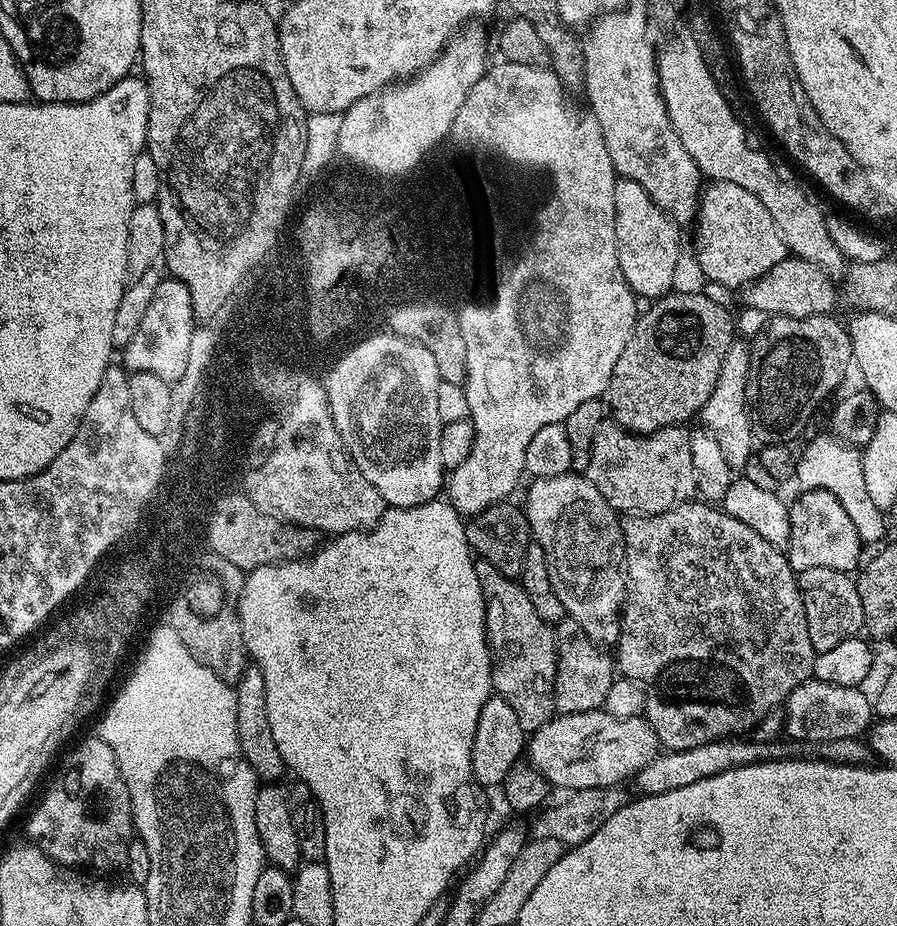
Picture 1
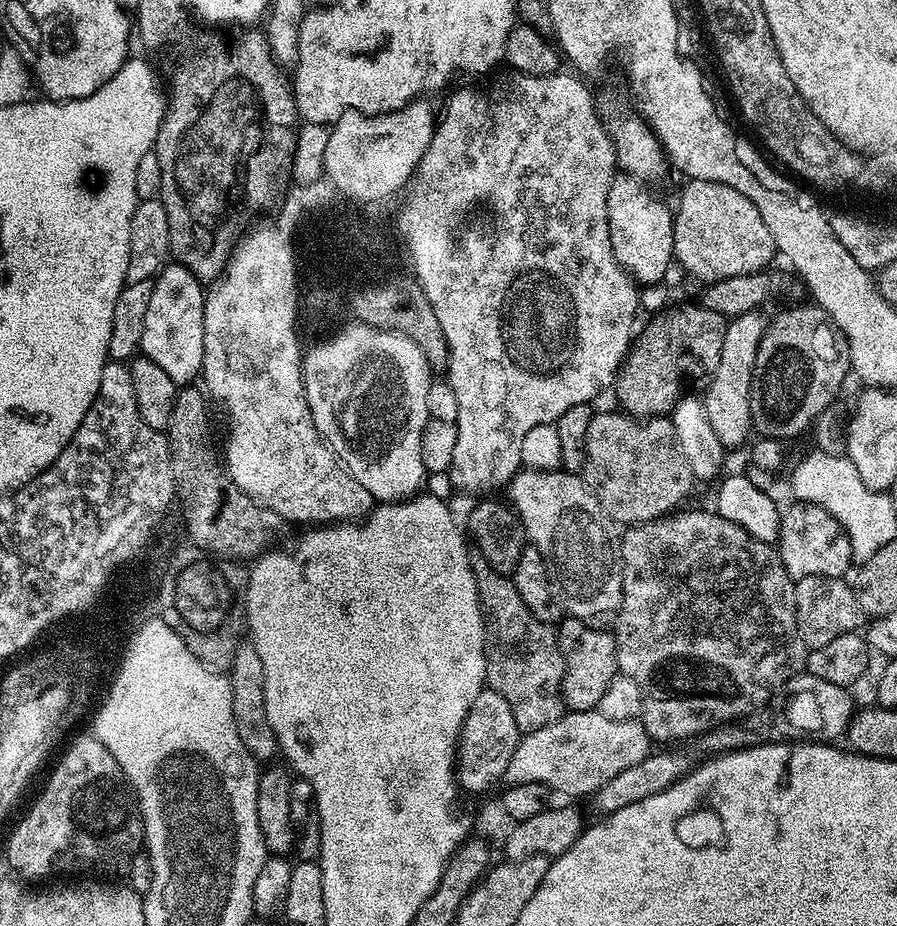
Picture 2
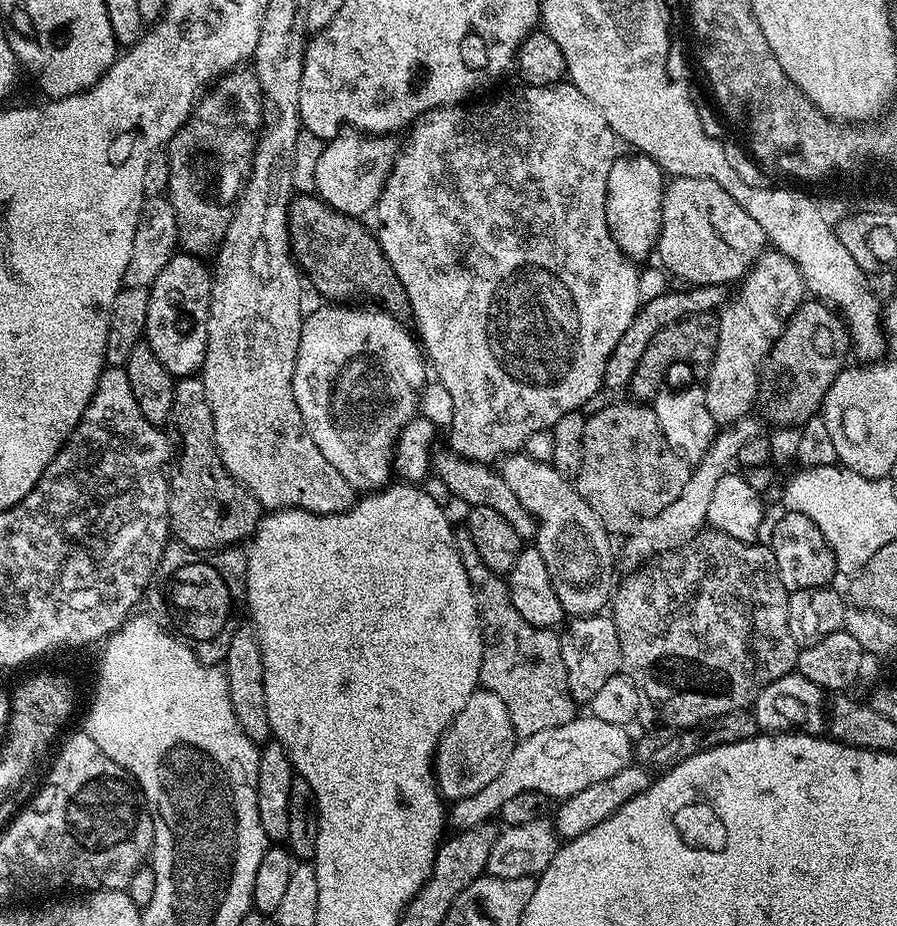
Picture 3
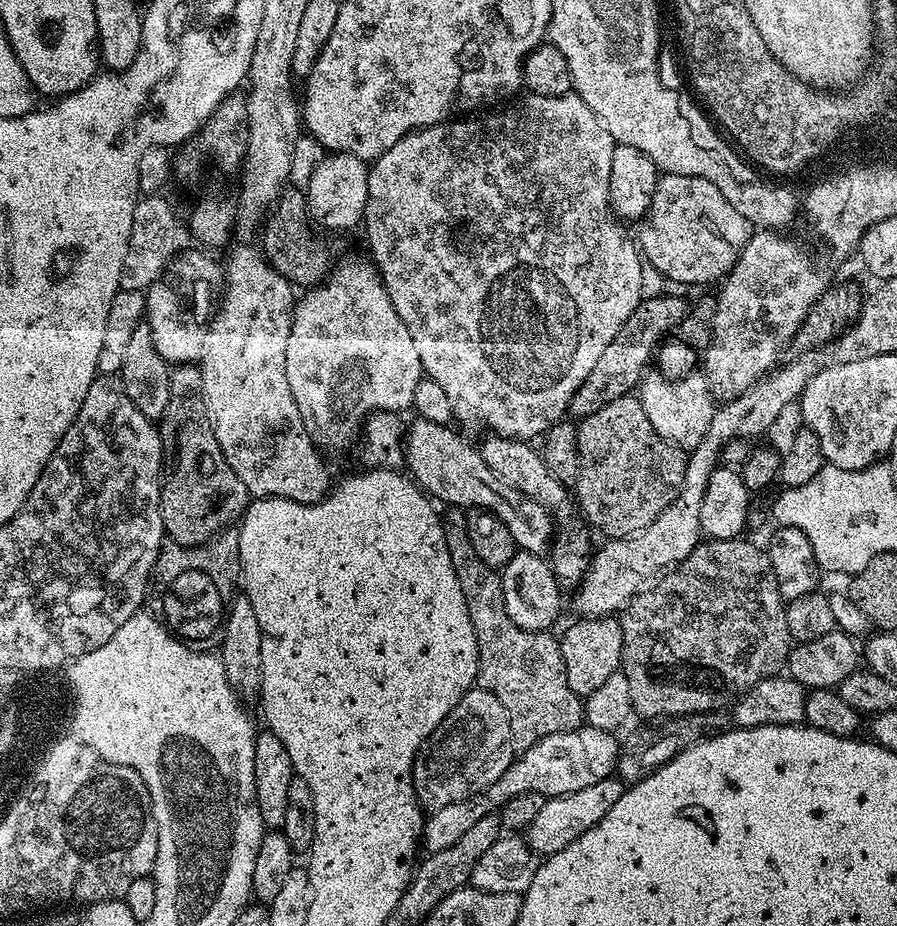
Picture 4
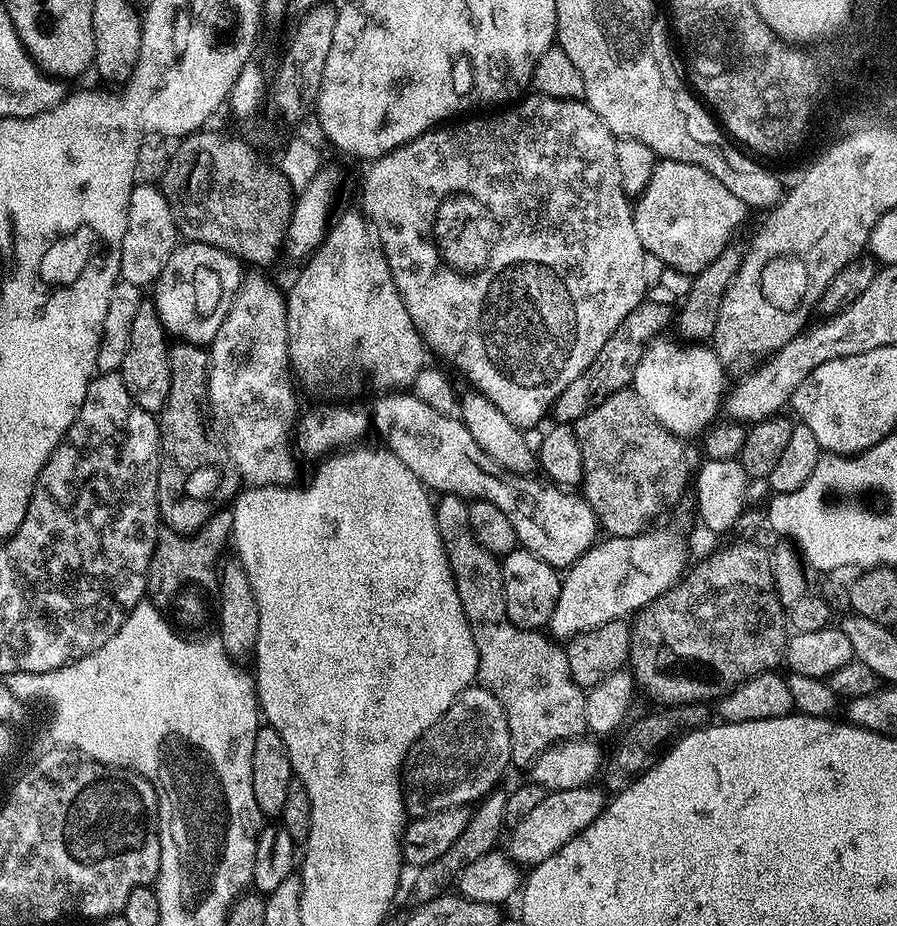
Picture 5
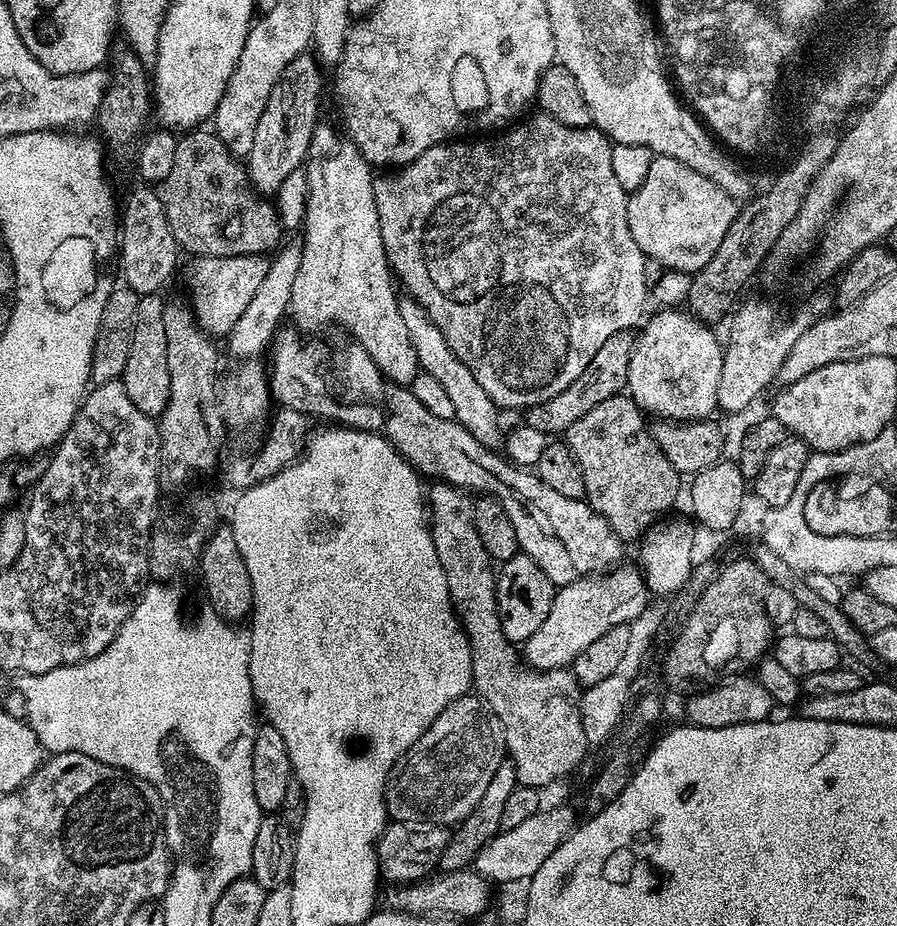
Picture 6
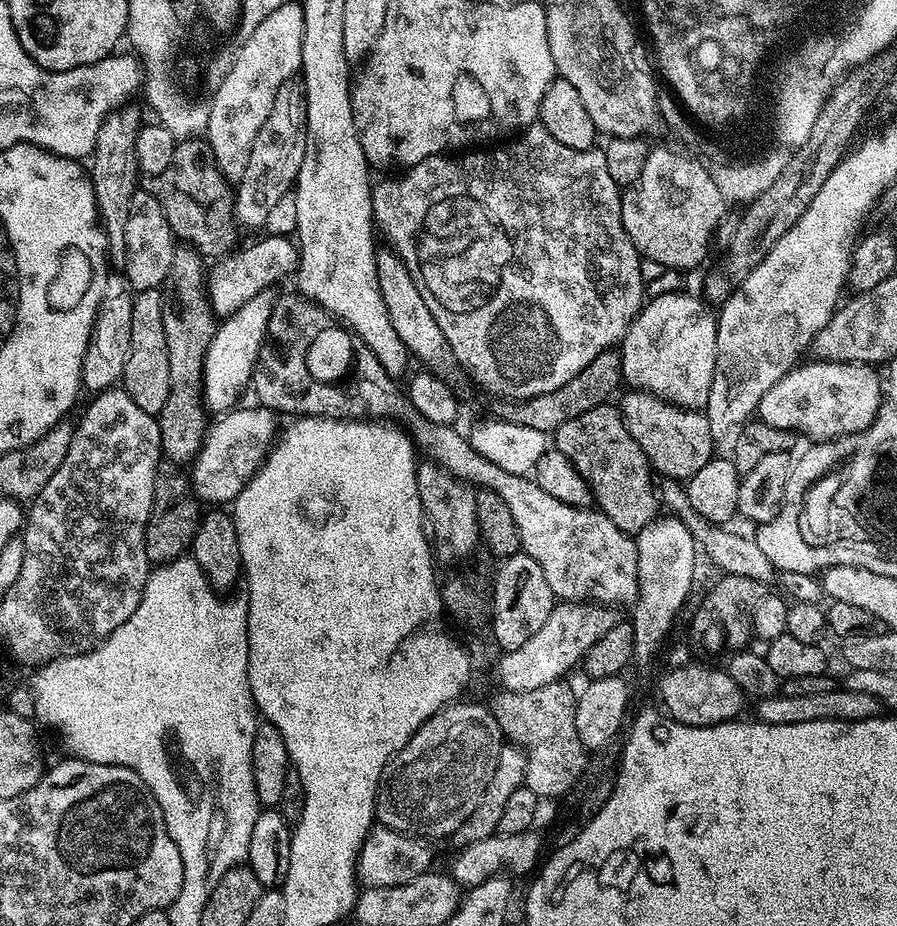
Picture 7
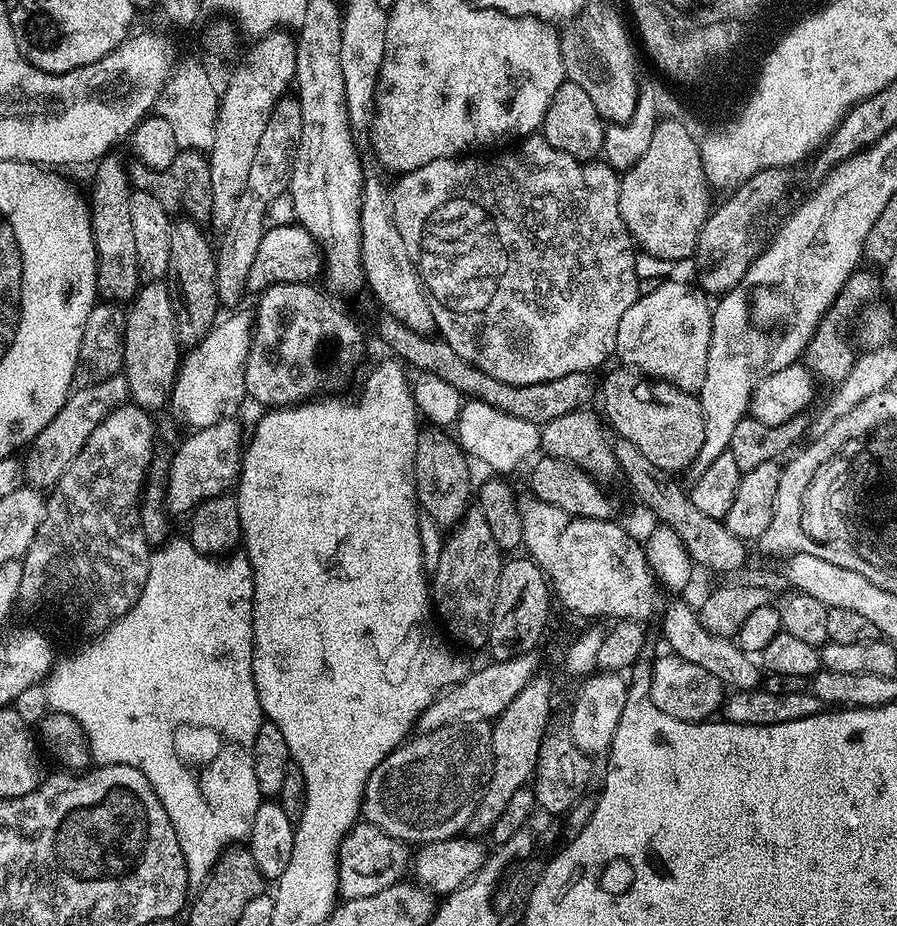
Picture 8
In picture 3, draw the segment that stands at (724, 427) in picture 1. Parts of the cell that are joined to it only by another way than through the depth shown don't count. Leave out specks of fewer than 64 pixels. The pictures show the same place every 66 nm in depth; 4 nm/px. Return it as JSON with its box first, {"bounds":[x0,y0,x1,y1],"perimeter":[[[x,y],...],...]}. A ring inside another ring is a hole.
{"bounds":[702,250,806,426],"perimeter":[[[765,250],[753,262],[747,274],[739,281],[740,289],[734,292],[728,303],[719,309],[720,321],[714,324],[716,329],[716,349],[711,364],[707,365],[708,381],[702,384],[706,406],[715,418],[717,425],[727,426],[749,415],[753,411],[760,391],[760,370],[764,367],[764,359],[772,349],[772,341],[778,339],[788,320],[798,311],[806,299],[804,275],[798,266],[786,254],[775,250]]]}

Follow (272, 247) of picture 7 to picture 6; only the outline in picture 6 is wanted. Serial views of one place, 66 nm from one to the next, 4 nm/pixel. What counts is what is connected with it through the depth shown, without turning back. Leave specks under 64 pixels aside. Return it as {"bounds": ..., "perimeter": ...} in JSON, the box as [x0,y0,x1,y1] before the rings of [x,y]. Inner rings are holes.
{"bounds":[187,255,269,338],"perimeter":[[[267,255],[240,257],[196,256],[188,268],[187,299],[196,315],[196,323],[203,332],[213,338],[227,337],[232,327],[246,314],[246,306],[250,306],[250,298],[262,286],[262,278],[266,278],[269,266]]]}

